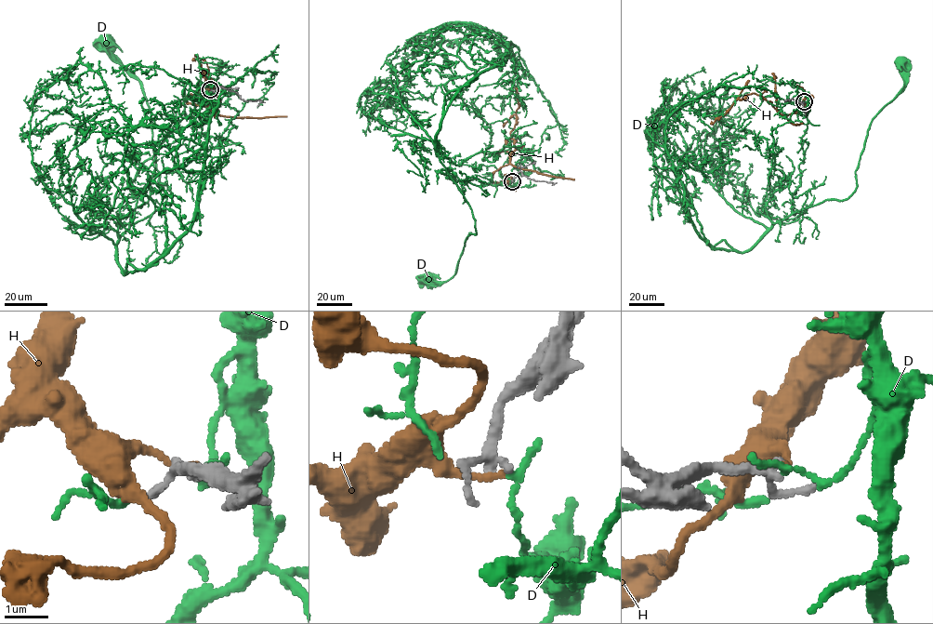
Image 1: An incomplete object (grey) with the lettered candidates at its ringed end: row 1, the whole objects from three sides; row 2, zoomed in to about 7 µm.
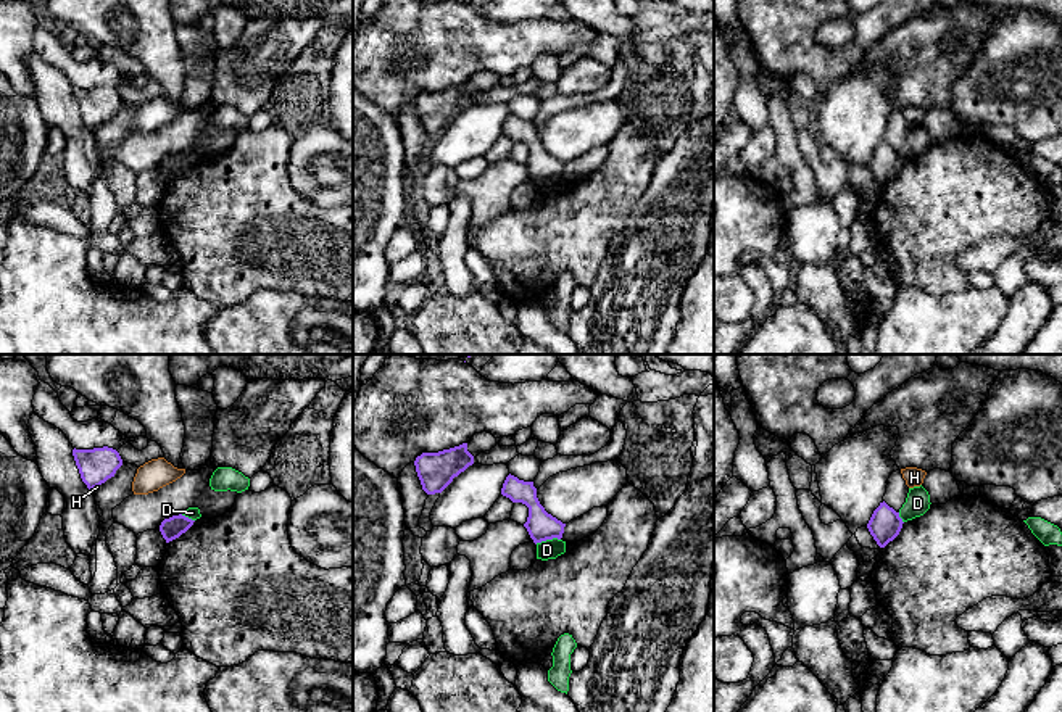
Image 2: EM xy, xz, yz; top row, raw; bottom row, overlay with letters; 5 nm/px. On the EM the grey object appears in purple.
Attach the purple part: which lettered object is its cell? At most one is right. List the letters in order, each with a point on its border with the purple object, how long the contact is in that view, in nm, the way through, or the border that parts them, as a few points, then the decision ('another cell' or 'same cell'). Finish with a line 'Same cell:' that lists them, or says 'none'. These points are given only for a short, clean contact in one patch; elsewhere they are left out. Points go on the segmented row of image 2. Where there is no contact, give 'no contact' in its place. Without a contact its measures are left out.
D: meets purple in xz at (547, 538); contact 130 nm long; border along xz (560, 538), (547, 538), (535, 543); another cell
H: meets purple in xy at (94, 487); contact 50 nm long; border along xy (97, 485), (91, 490); another cell
Same cell: none

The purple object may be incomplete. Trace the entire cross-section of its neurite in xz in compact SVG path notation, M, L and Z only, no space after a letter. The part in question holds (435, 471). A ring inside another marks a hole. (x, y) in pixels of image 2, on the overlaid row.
M467 443L438 453L422 453L414 466L427 495L442 493L454 477L474 464Z

